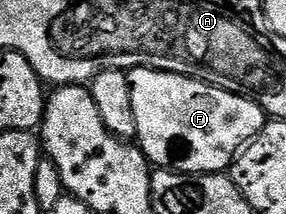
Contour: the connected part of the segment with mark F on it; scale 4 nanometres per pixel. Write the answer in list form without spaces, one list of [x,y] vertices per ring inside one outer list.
[[[134,68],[128,72],[128,81],[130,98],[134,98],[134,118],[138,121],[138,147],[148,157],[149,165],[160,170],[182,172],[190,176],[227,173],[244,145],[250,143],[266,123],[264,109],[253,100],[215,88],[213,84],[204,84],[201,80],[192,80],[188,76],[160,72],[157,68]]]

